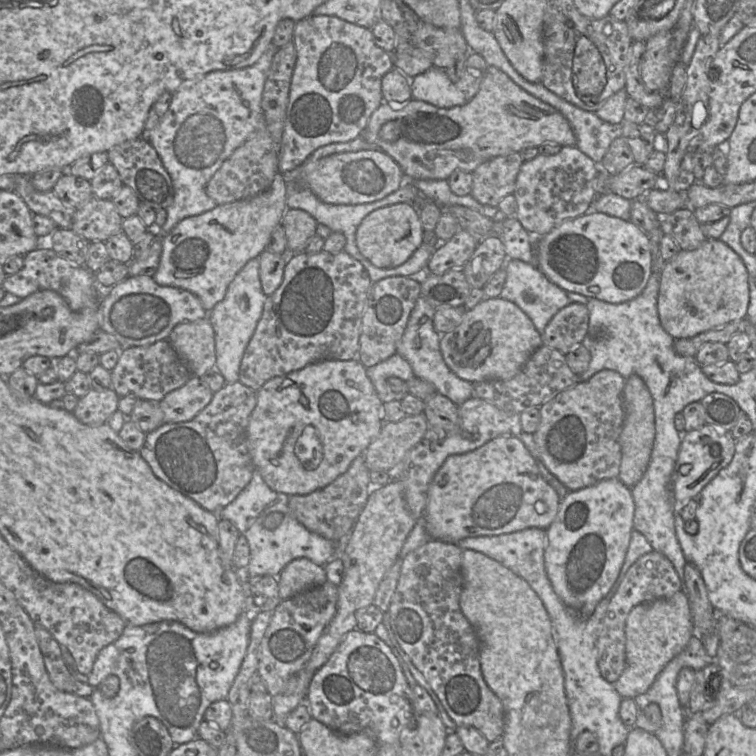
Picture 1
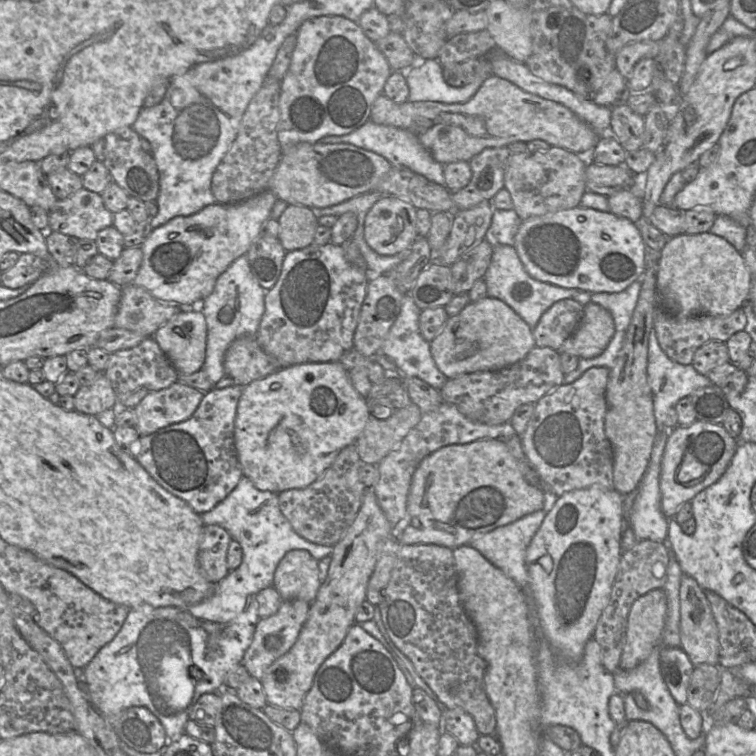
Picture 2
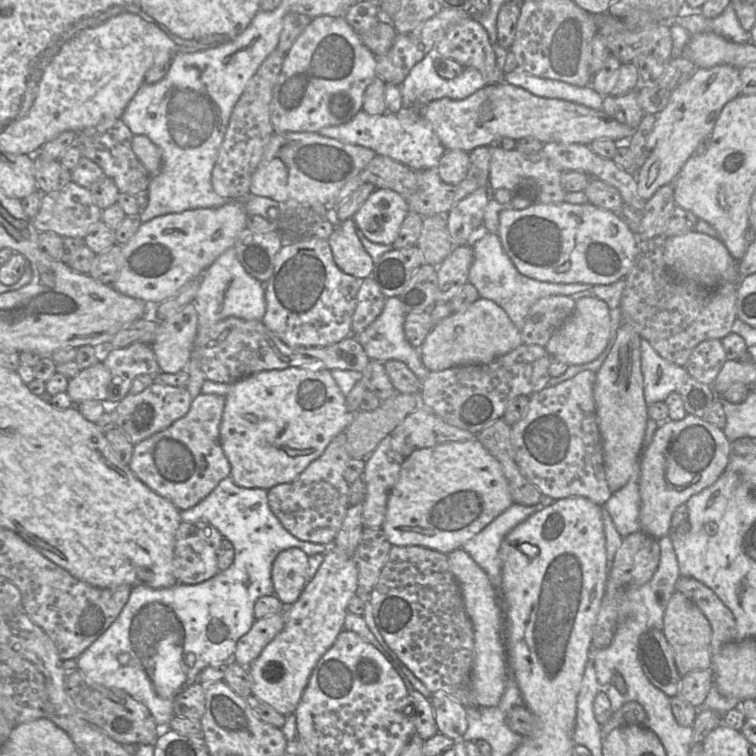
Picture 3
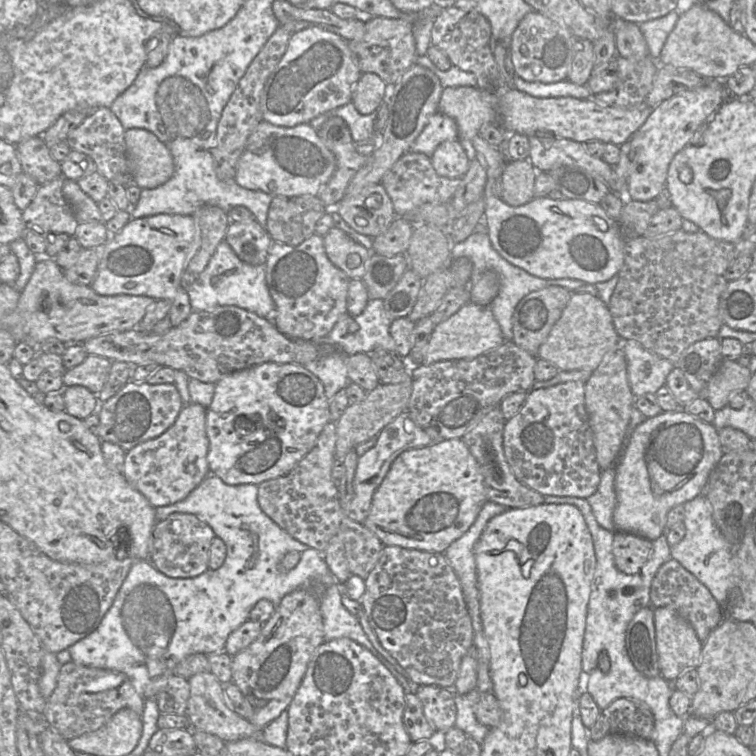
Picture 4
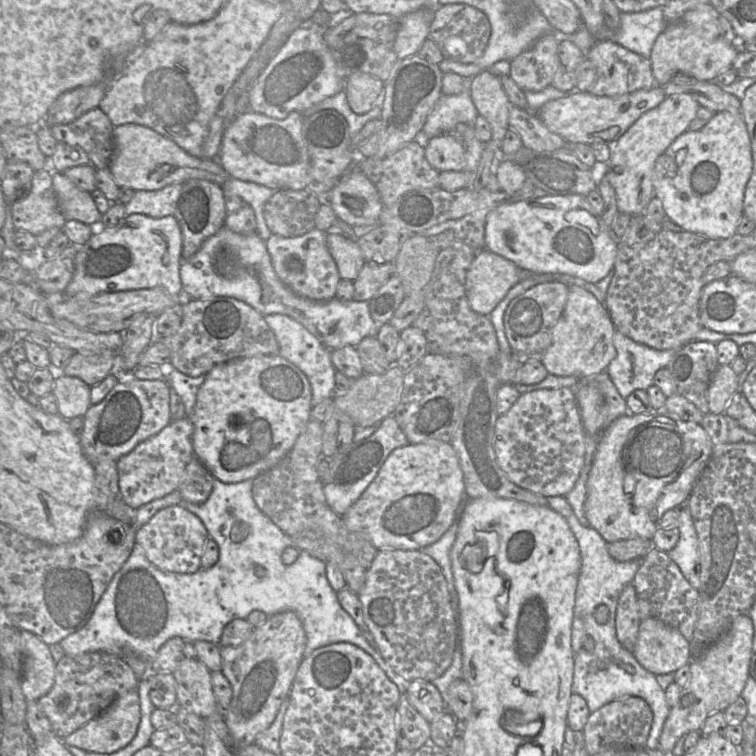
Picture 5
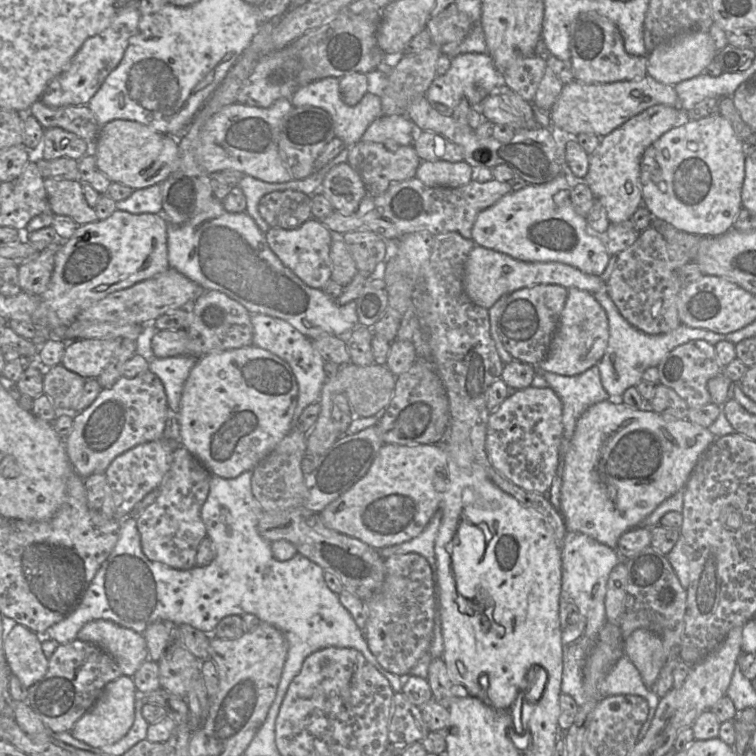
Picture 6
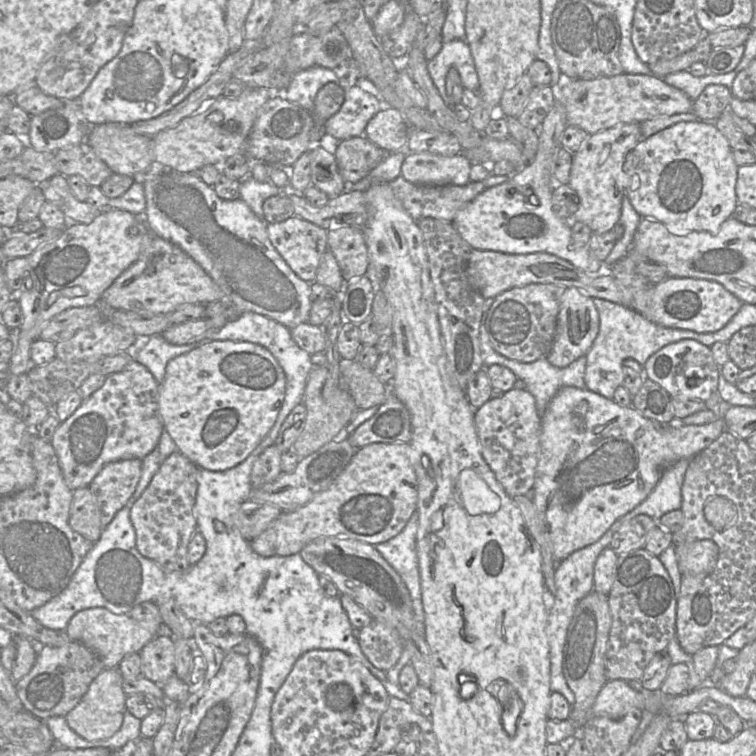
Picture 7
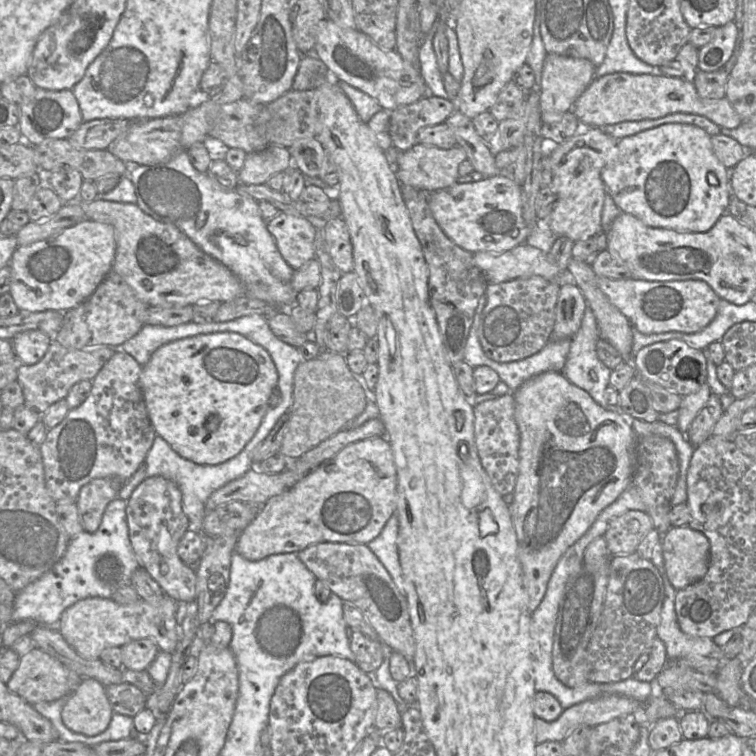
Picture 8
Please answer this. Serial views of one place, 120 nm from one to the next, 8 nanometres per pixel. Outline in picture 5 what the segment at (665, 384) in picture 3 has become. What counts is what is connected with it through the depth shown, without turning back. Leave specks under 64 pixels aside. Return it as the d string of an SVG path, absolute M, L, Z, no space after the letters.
M615 327L613 344L615 358L606 372L623 398L637 389L646 390L653 384L655 373L665 368L679 349L657 350L640 344Z

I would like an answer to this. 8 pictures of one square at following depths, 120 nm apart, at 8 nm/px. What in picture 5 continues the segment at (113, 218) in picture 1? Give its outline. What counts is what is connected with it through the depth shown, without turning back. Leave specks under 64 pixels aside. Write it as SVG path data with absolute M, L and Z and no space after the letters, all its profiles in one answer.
M49 167L35 171L28 195L9 205L16 230L25 230L37 236L45 230L64 227L66 219L58 206L52 172Z

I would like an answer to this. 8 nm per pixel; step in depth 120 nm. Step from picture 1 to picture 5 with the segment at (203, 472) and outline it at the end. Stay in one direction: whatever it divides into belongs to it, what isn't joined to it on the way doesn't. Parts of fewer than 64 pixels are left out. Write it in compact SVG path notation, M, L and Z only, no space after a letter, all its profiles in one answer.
M190 417L172 421L160 432L138 443L132 451L117 460L119 497L125 504L138 509L178 490L186 466L195 456L193 432L194 426Z

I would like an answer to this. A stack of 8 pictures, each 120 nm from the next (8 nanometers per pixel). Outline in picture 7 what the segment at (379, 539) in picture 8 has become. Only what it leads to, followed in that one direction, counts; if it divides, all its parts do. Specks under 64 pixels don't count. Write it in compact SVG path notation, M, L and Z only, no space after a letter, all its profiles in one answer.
M415 511L399 534L374 547L402 579L411 598L416 628L419 634L425 634L425 614L416 552L418 524L418 513Z

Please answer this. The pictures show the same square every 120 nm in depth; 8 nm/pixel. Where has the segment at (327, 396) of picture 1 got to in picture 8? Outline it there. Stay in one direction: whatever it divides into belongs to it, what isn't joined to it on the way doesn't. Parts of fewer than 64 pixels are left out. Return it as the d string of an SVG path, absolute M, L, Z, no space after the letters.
M217 332L199 334L162 345L151 355L149 362L142 367L139 381L147 413L156 435L162 437L184 459L199 465L218 465L240 453L256 433L270 408L269 399L273 390L278 386L278 373L273 360L263 347L237 333Z

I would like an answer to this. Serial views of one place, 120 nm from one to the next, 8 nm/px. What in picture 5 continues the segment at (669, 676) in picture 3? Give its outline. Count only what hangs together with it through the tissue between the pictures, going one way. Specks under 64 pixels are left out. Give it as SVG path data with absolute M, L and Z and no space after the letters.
M633 583L622 590L615 612L616 635L619 642L629 652L633 652L641 618L639 615L637 594Z

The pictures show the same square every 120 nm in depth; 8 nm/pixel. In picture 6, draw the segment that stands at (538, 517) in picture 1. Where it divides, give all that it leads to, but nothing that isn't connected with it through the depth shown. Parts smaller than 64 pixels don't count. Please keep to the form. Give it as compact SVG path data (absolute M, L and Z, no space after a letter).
M383 444L367 473L329 503L319 515L330 529L380 550L418 536L439 508L442 493L434 488L438 472L446 476L447 452L440 444Z

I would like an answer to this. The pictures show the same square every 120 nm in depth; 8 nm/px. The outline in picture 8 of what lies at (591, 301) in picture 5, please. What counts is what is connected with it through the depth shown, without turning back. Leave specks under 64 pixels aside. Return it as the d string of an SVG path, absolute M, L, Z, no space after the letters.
M565 283L560 288L556 305L556 319L552 340L572 339L581 327L587 301L574 283Z

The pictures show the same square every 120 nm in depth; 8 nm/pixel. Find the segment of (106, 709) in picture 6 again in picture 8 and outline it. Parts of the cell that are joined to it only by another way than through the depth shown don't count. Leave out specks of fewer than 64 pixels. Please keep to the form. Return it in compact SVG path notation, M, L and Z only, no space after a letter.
M83 677L78 687L68 695L62 708L61 718L65 726L73 732L96 736L106 730L113 714L114 711L106 694L106 687L94 678Z

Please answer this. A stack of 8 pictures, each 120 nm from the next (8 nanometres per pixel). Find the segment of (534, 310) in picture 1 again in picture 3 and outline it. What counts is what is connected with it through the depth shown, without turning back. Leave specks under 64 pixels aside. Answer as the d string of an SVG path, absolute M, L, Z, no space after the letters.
M487 232L471 246L473 262L469 269L468 283L477 289L480 298L489 299L498 304L520 331L530 307L538 299L551 295L571 296L577 292L592 289L592 285L589 284L542 282L522 275L503 250L497 234Z

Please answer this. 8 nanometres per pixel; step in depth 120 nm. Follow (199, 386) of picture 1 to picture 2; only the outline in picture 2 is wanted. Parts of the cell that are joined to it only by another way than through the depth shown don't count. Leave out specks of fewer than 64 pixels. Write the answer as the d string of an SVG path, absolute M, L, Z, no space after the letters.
M178 381L167 388L149 391L133 408L138 417L136 425L138 433L140 436L146 436L189 419L203 396L204 392Z

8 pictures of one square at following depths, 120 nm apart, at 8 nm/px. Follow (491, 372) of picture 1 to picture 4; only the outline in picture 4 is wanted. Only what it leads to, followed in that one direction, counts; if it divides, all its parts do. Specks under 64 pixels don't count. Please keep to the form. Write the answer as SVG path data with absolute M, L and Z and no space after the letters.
M467 303L454 315L437 324L425 347L423 365L443 360L473 359L505 342L500 326L489 306Z

